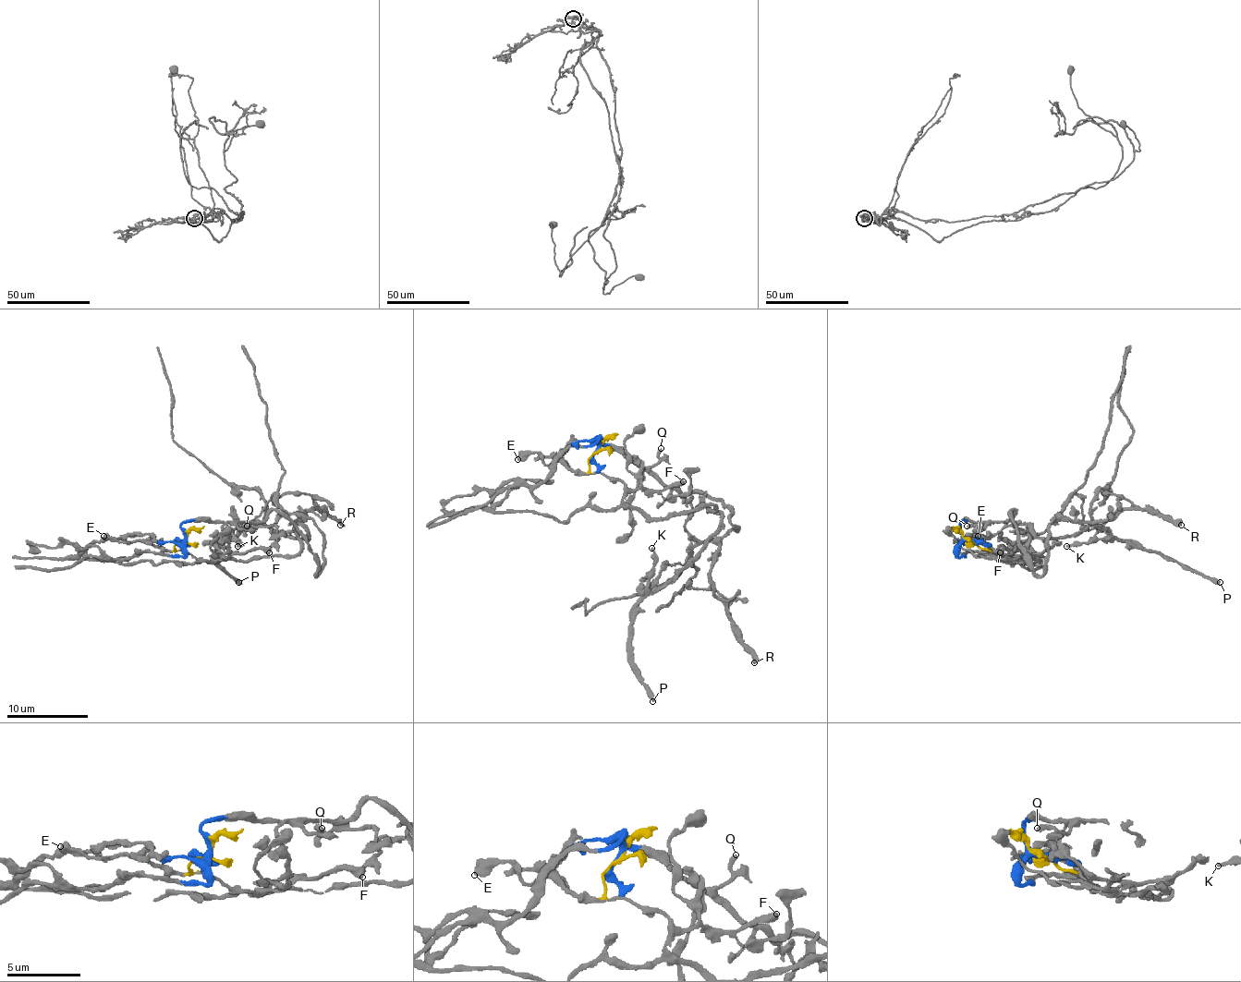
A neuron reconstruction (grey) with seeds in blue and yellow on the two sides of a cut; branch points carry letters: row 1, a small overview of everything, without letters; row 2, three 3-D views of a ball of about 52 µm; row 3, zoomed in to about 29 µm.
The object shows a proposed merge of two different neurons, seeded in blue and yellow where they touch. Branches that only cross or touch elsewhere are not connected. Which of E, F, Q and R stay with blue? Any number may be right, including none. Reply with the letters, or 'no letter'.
Q, R

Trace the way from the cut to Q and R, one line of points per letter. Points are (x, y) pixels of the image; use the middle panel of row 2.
Q: (598, 448), (594, 442), (614, 446), (628, 460), (643, 466), (655, 464), (661, 448)
R: (598, 448), (594, 442), (614, 446), (669, 487), (728, 509), (738, 527), (710, 572), (711, 592), (754, 662)

